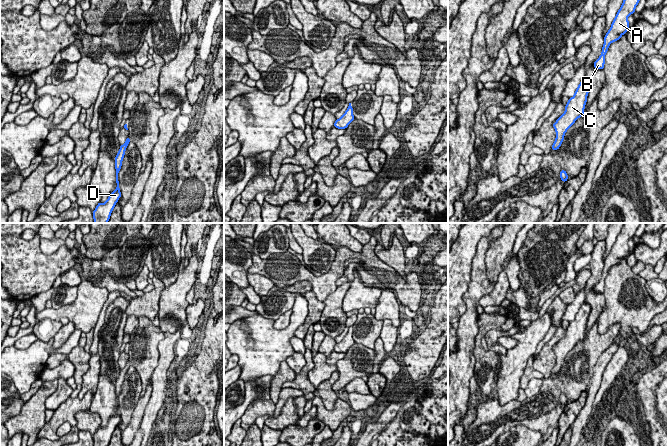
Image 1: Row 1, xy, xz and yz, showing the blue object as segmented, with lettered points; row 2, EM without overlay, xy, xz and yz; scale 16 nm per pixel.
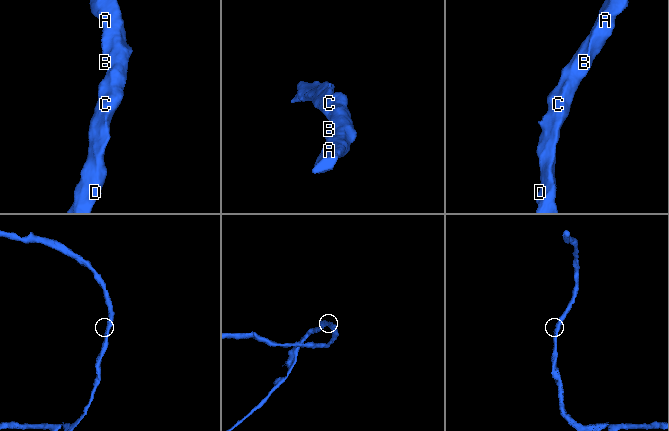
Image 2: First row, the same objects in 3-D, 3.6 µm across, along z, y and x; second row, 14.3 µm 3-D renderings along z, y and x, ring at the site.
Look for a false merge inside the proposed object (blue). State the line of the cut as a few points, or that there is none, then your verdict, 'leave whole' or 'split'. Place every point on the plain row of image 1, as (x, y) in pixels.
cut none; leave whole

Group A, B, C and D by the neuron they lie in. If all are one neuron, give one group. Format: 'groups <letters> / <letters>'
groups A B C D

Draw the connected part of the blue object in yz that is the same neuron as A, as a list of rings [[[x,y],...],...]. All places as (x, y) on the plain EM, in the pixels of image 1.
[[[624,223],[622,230],[617,236],[609,255],[604,261],[604,269],[600,281],[595,284],[593,290],[597,293],[604,293],[605,278],[608,275],[609,269],[621,262],[629,253],[628,240],[635,236],[635,232],[640,223]]]

